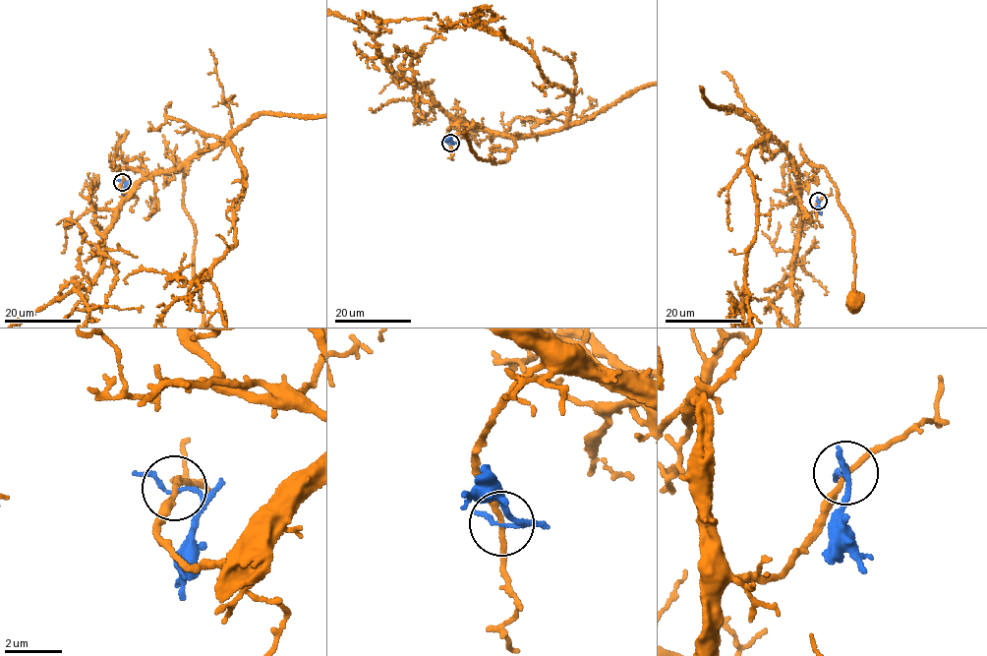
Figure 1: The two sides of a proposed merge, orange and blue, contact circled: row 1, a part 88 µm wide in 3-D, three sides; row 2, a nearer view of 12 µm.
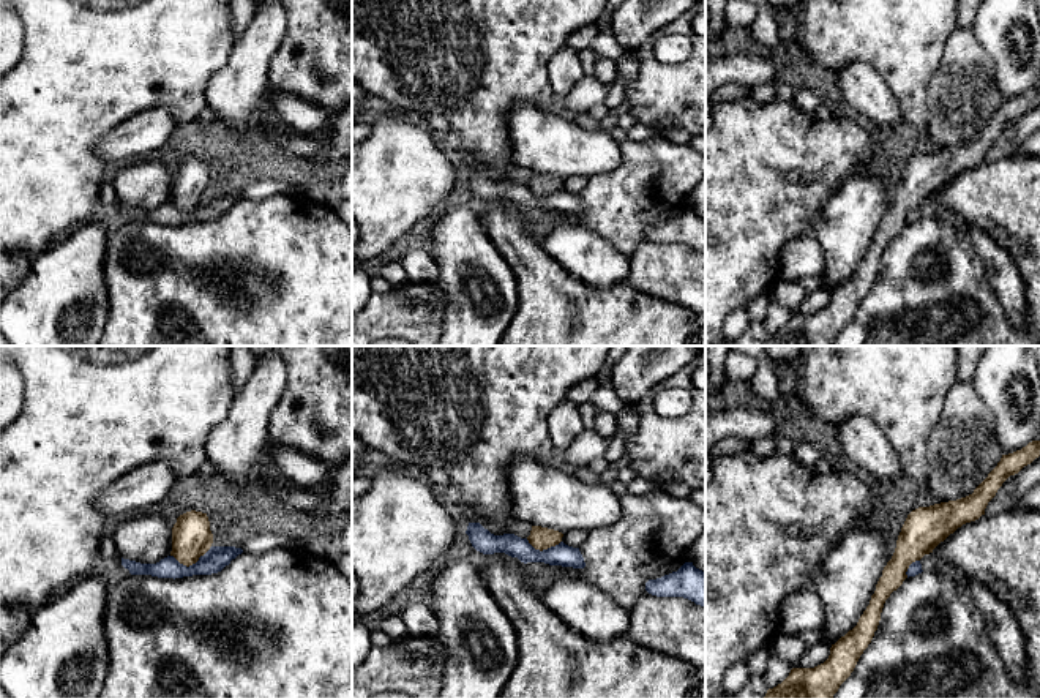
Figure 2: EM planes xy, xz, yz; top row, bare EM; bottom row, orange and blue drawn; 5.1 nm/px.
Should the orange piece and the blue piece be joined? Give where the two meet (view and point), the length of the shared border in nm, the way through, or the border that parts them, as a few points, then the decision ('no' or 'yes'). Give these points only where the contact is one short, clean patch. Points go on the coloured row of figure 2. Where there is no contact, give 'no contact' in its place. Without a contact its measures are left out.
contact xy (190, 564); length 220 nm; border xy (210, 548), (188, 566), (180, 564), (171, 556); no

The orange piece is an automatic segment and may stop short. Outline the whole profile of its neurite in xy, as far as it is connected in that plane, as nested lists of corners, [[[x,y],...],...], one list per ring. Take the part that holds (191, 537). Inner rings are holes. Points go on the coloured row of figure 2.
[[[186,512],[177,518],[172,527],[172,551],[180,564],[189,567],[204,556],[213,543],[207,513]]]

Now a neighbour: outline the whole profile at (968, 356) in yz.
[[[958,346],[956,381],[972,381],[975,365],[988,346]]]

